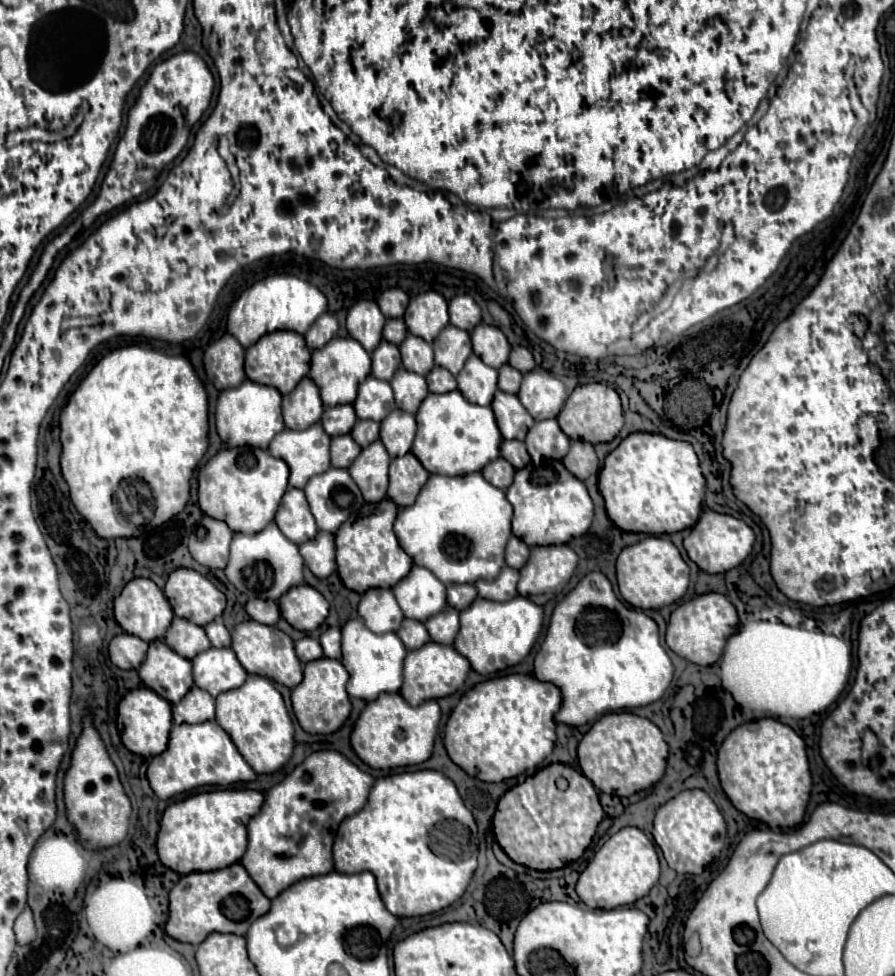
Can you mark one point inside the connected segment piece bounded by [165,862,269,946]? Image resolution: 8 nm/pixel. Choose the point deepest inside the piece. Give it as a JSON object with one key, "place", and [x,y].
{"place":[194,902]}

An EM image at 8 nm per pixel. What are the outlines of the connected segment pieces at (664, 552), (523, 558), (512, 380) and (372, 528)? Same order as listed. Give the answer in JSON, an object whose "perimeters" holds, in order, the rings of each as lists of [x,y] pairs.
{"perimeters":[[[[649,536],[633,546],[623,548],[617,558],[617,584],[621,596],[633,606],[641,610],[659,610],[683,598],[689,586],[689,566],[681,558],[679,550],[671,540]]],[[[511,536],[509,542],[507,542],[507,552],[505,552],[505,560],[507,560],[507,566],[519,570],[529,558],[529,546],[525,542],[521,542],[519,538]]],[[[505,364],[499,368],[499,390],[509,392],[509,394],[517,394],[521,386],[521,372],[517,372],[513,366]]],[[[381,500],[377,506],[363,506],[359,514],[353,514],[343,526],[335,532],[337,546],[337,572],[341,582],[359,594],[369,588],[391,588],[407,570],[411,570],[411,556],[399,546],[393,534],[393,522],[399,508],[391,500]]]]}

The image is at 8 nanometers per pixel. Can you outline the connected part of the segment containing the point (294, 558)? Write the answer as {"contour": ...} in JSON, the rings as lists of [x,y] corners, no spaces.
{"contour":[[[271,522],[259,534],[235,534],[231,542],[231,556],[225,568],[229,582],[243,592],[247,598],[261,600],[279,600],[291,586],[303,582],[303,558],[299,546],[287,540],[275,522]]]}

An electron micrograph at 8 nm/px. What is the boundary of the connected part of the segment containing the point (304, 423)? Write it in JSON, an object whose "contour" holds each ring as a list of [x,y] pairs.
{"contour":[[[303,378],[291,394],[283,396],[283,420],[289,430],[305,430],[307,426],[319,422],[323,414],[323,404],[319,398],[319,388],[311,378]]]}

